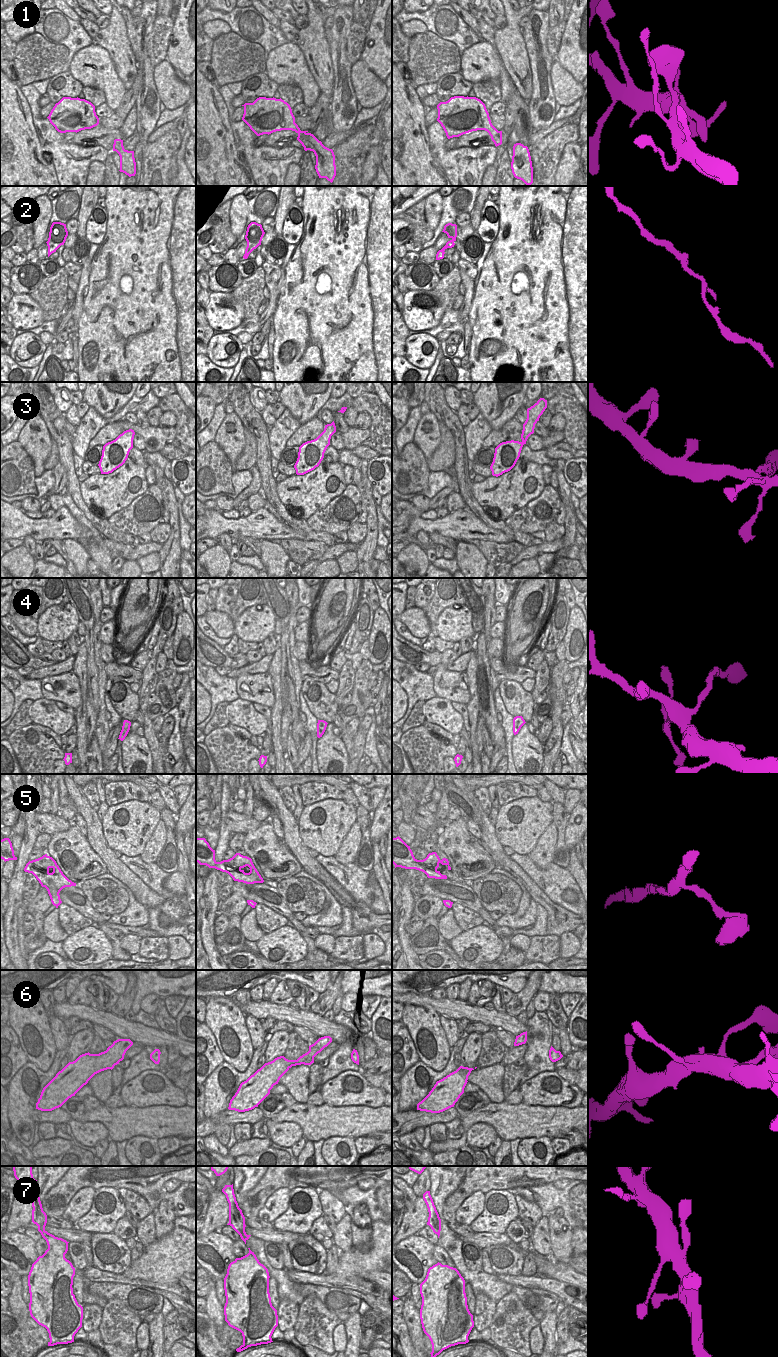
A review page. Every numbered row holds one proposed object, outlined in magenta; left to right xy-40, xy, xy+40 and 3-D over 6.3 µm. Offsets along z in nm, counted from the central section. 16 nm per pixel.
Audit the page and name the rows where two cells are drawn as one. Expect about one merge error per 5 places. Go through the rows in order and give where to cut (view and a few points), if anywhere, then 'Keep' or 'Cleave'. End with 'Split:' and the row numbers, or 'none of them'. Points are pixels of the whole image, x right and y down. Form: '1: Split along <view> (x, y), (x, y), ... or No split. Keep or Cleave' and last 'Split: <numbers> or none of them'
1: No split. Keep
2: No split. Keep
3: No split. Keep
4: Split along xy-40 (121, 731), (126, 735). Cleave
5: No split. Keep
6: No split. Keep
7: No split. Keep
Split: 4.

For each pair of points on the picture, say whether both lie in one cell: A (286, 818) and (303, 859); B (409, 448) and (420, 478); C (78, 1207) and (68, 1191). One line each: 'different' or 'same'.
A: same
B: same
C: different

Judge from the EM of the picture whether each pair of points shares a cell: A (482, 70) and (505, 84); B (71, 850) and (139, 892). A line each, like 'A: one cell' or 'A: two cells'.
A: one cell
B: two cells

